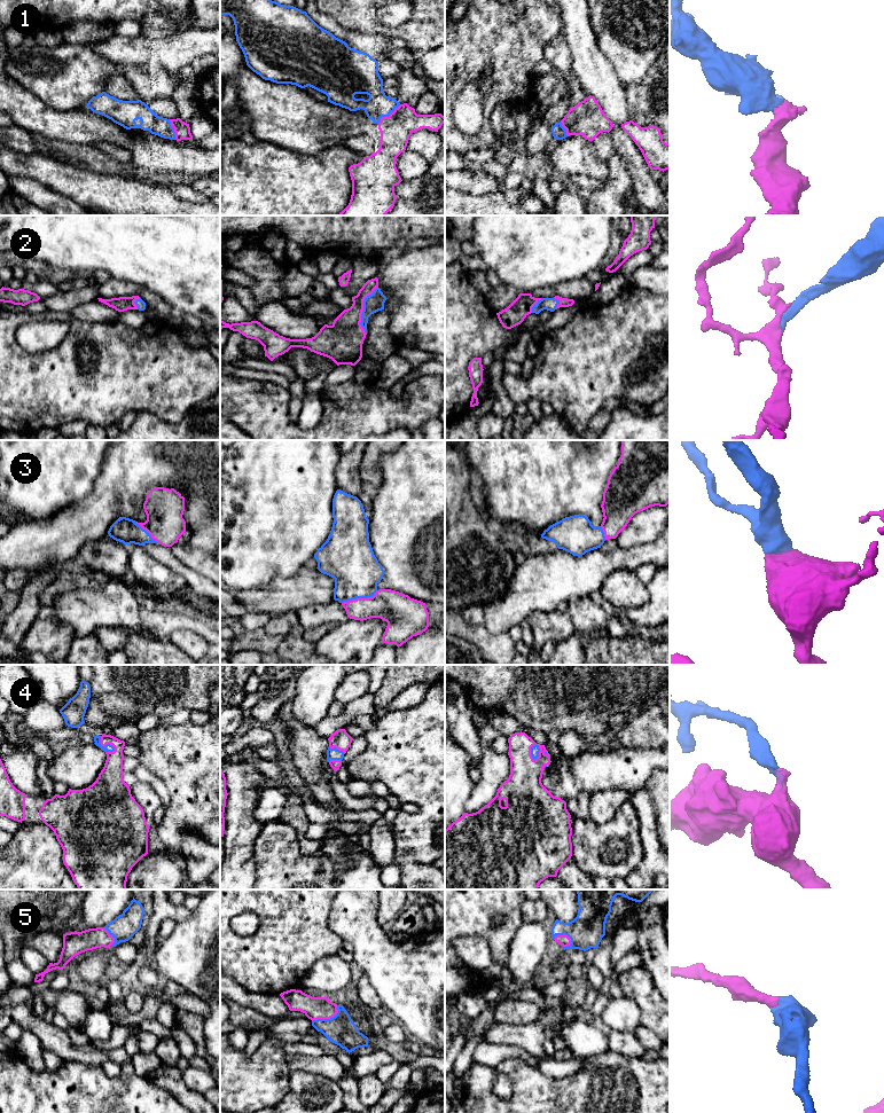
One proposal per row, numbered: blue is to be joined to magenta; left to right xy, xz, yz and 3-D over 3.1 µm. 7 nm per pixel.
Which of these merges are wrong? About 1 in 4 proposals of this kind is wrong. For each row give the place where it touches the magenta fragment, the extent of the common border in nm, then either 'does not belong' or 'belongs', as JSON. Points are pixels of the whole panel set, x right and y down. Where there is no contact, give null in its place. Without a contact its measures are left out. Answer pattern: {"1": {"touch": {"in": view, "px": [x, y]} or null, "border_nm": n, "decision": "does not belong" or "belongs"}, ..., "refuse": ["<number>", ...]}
{"1": {"touch": {"in": "xz", "px": [389, 116]}, "border_nm": 220, "decision": "belongs"}, "2": {"touch": {"in": "xz", "px": [362, 310]}, "border_nm": 340, "decision": "belongs"}, "3": {"touch": {"in": "xz", "px": [359, 598]}, "border_nm": 280, "decision": "belongs"}, "4": {"touch": {"in": "yz", "px": [539, 752]}, "border_nm": 120, "decision": "belongs"}, "5": {"touch": {"in": "xz", "px": [328, 1018]}, "border_nm": 220, "decision": "belongs"}, "refuse": []}

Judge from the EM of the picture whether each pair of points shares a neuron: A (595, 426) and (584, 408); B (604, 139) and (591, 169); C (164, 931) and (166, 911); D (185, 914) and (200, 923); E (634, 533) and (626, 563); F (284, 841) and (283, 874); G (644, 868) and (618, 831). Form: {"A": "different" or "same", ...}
{"A": "different", "B": "different", "C": "different", "D": "different", "E": "different", "F": "same", "G": "different"}

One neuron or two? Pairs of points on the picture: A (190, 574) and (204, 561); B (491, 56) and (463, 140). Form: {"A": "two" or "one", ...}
{"A": "two", "B": "one"}

